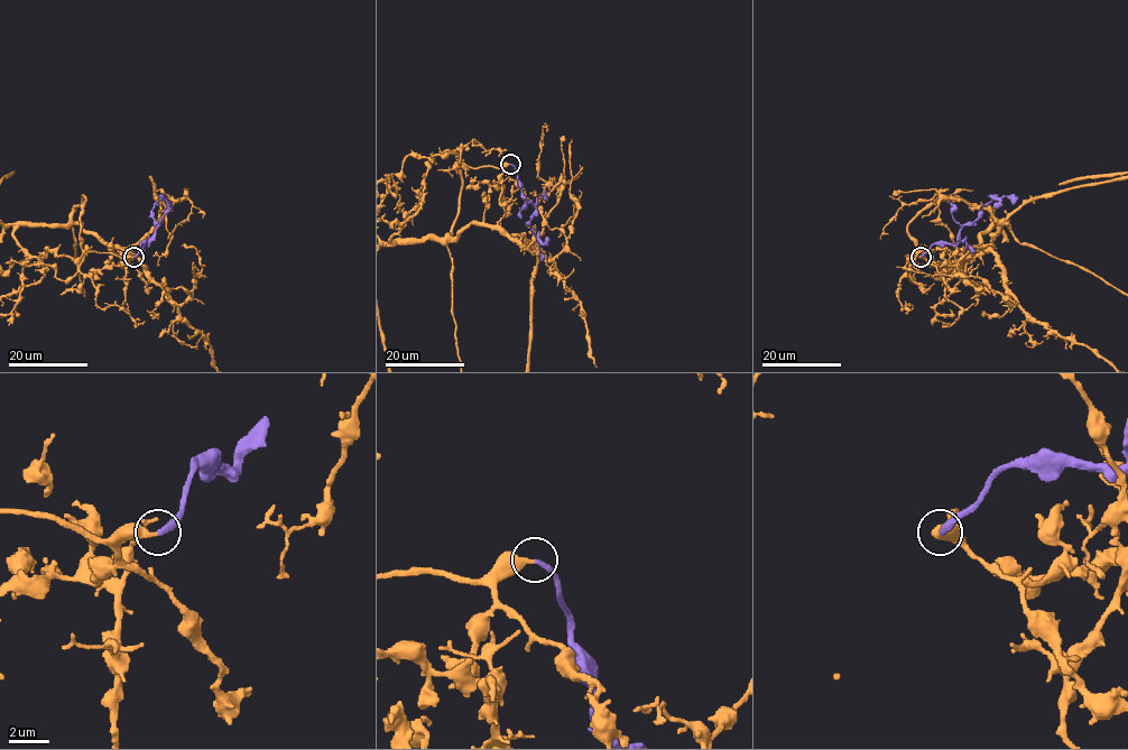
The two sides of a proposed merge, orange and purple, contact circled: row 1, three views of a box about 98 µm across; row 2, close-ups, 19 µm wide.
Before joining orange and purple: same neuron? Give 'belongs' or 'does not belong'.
belongs

